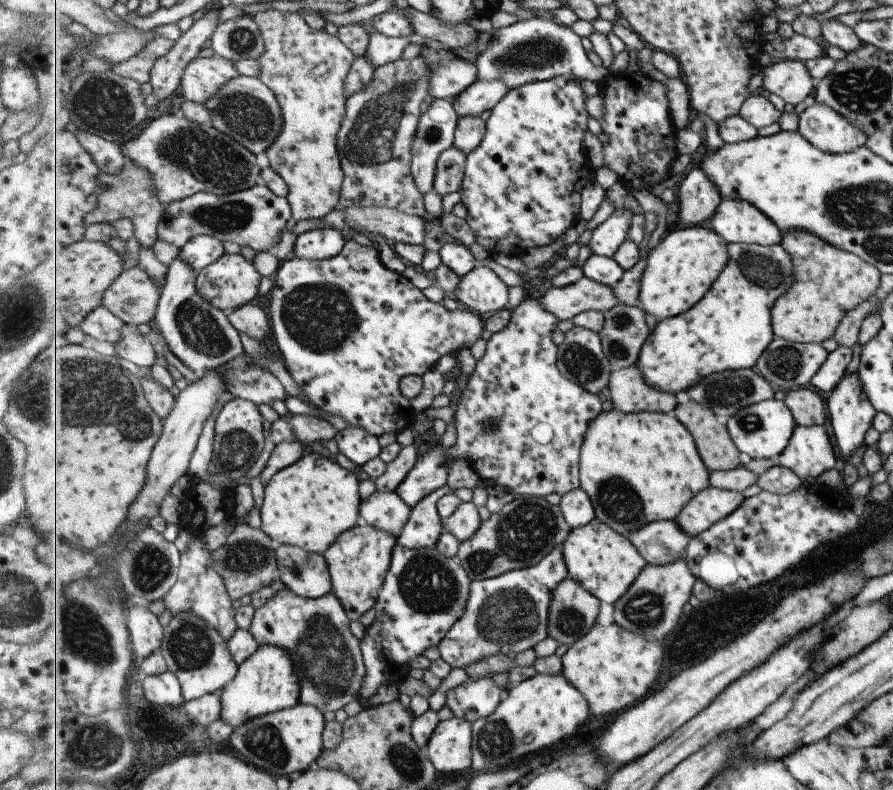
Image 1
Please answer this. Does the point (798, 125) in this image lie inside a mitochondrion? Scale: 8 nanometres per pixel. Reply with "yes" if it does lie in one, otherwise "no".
no

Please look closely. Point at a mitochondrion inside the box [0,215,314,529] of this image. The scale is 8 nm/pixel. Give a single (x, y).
(92, 392)

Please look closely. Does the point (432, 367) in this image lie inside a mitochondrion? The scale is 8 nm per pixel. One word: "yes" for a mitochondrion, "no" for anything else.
no

